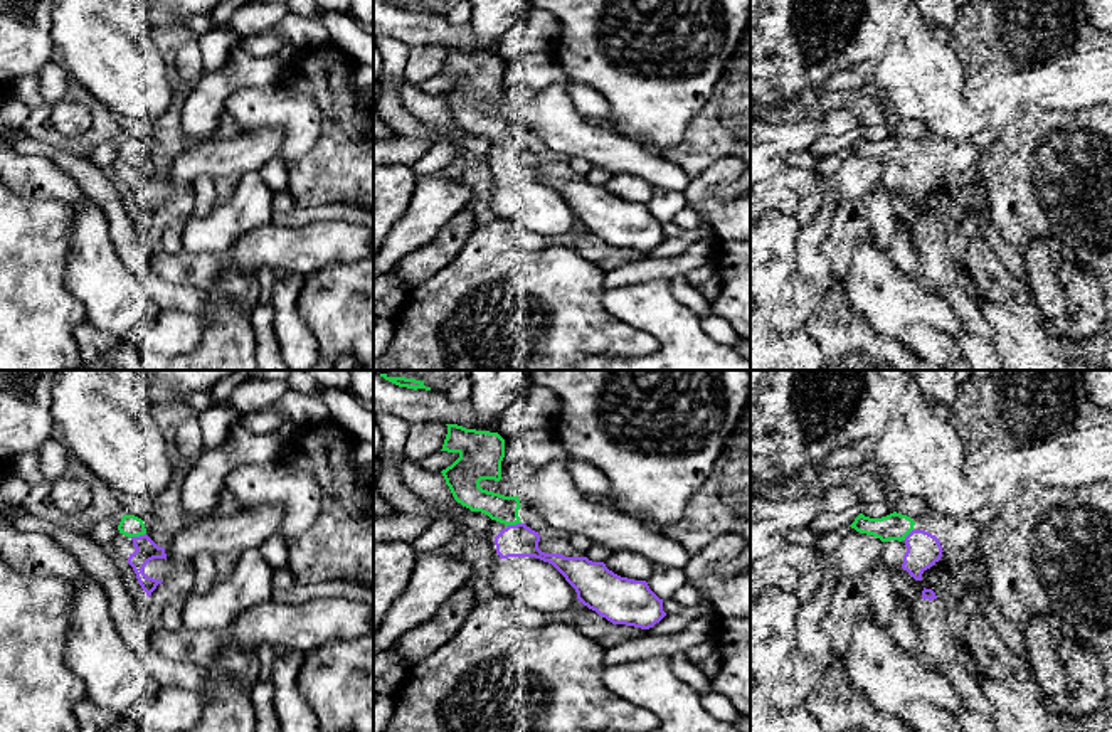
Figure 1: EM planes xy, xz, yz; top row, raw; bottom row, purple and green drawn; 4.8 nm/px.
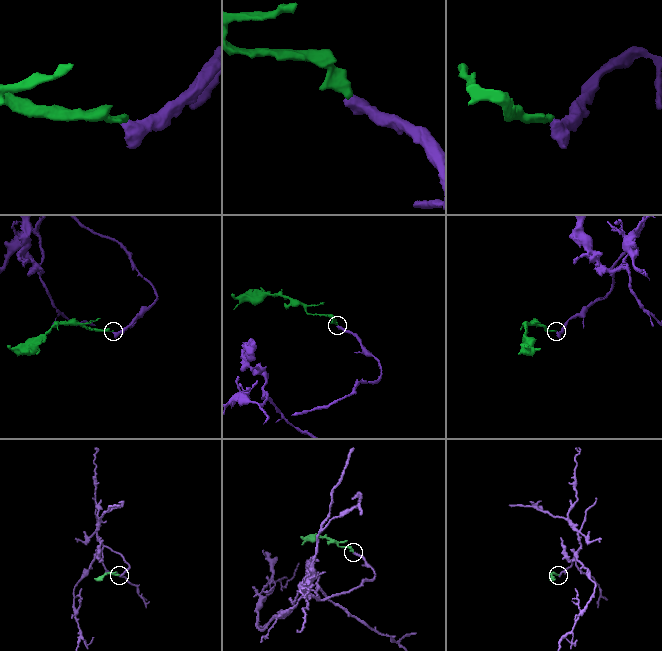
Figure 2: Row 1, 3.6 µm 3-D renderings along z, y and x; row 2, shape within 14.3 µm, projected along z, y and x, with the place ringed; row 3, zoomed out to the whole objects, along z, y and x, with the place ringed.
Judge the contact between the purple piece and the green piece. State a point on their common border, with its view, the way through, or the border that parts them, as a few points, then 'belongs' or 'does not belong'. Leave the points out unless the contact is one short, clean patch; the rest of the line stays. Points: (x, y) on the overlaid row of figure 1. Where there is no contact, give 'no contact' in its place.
contact xy (137, 537); belongs

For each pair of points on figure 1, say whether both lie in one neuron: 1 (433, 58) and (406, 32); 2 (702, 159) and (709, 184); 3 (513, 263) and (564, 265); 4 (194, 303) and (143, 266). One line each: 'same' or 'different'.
1: different
2: different
3: same
4: same

